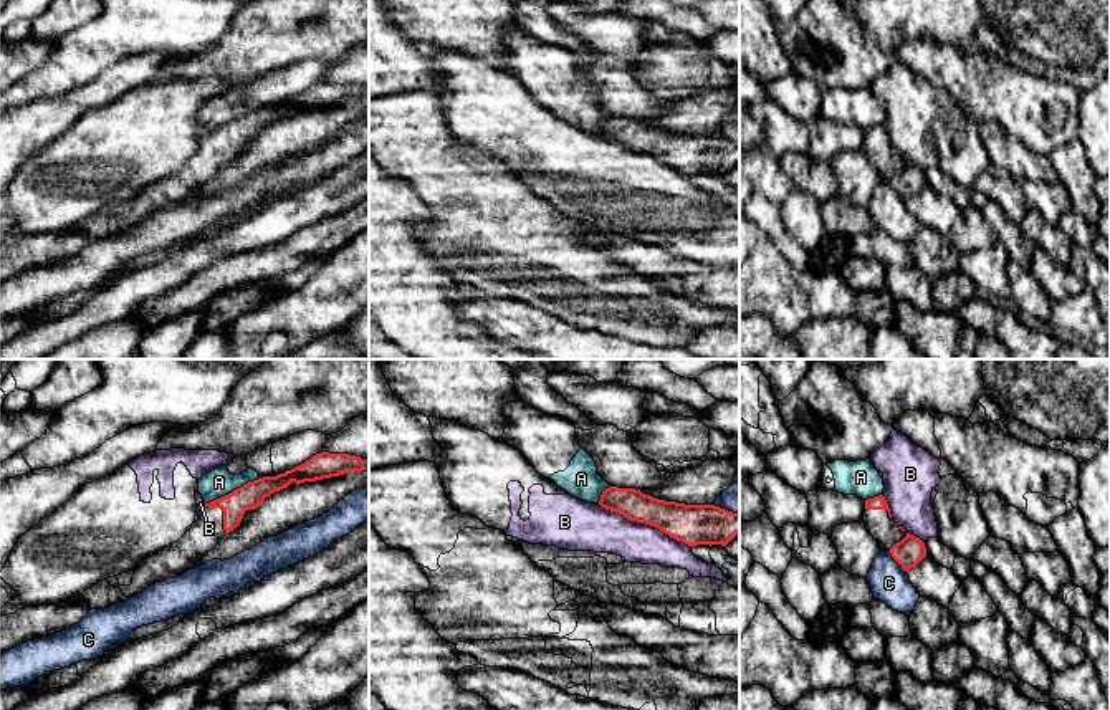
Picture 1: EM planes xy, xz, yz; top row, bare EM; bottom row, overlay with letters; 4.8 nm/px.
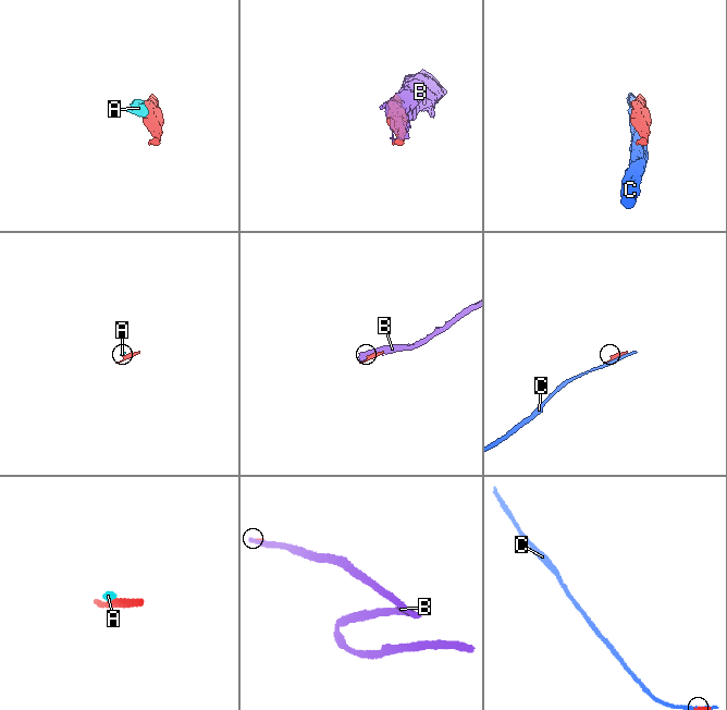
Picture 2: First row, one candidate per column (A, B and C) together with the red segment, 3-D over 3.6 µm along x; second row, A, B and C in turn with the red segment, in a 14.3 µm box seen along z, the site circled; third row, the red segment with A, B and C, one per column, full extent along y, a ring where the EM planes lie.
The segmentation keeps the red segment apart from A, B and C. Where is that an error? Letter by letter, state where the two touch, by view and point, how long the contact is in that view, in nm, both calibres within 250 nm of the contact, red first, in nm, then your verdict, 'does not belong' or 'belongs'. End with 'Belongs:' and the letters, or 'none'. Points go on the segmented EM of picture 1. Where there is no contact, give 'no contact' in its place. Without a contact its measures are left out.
A: xy (234, 490) | 300 nm | 130/140 nm | does not belong
B: xz (645, 523) | 500 nm | 190/220 nm | does not belong
C: yz (897, 561) | 140 nm | 140/190 nm | does not belong
Belongs: none

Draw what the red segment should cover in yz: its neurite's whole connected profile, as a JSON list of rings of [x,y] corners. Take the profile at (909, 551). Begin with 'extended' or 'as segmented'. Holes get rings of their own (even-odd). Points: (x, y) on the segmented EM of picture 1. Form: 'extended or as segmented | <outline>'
extended | [[[883,495],[865,500],[864,523],[880,551],[887,551],[903,571],[915,568],[925,556],[925,543],[898,526]]]

